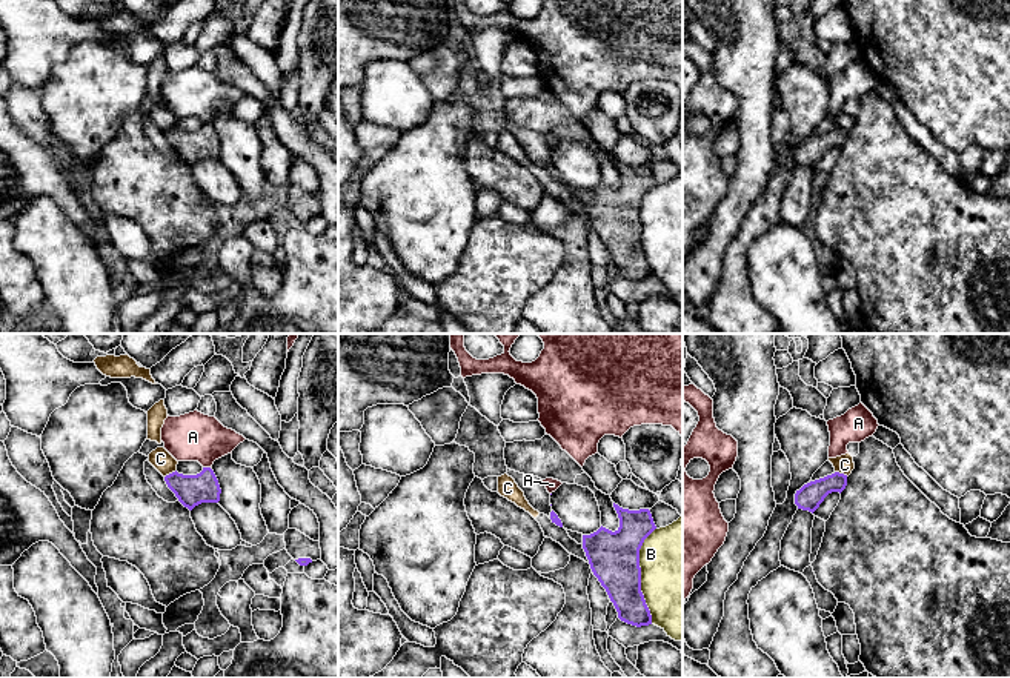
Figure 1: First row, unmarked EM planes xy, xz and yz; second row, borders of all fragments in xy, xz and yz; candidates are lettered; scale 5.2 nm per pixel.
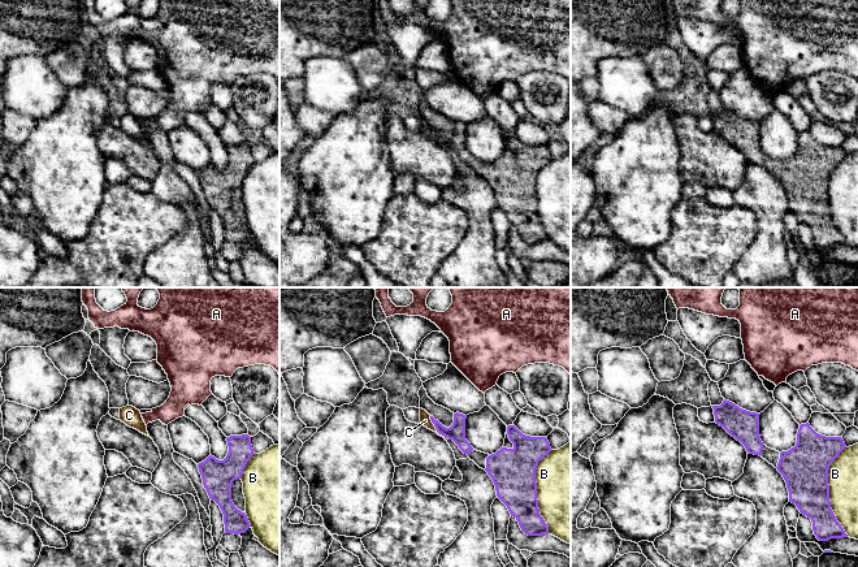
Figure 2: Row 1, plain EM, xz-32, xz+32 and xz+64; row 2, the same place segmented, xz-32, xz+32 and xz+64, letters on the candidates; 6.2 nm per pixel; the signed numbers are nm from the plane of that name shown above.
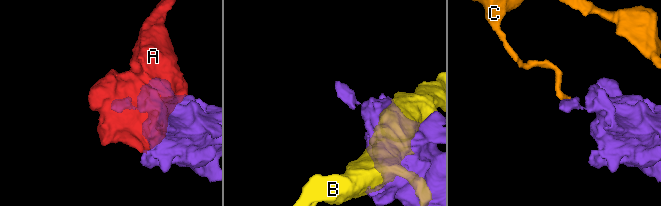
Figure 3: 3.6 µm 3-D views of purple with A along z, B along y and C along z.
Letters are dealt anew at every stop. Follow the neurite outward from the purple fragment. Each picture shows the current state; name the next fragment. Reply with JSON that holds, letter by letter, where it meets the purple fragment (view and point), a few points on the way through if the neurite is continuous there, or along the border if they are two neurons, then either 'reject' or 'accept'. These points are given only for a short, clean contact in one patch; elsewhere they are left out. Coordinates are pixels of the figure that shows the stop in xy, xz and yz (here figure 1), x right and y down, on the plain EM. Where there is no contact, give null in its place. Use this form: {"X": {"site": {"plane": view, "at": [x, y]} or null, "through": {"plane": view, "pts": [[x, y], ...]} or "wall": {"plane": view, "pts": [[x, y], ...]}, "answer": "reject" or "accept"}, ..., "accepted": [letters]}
{"A": {"site": {"plane": "xy", "at": [206, 123]}, "wall": {"plane": "xy", "pts": [[203, 122], [209, 123]]}, "answer": "reject"}, "B": {"site": {"plane": "xz", "at": [640, 231]}, "answer": "reject"}, "C": {"site": {"plane": "yz", "at": [841, 129]}, "wall": {"plane": "yz", "pts": [[835, 126], [847, 131]]}, "answer": "reject"}, "accepted": []}

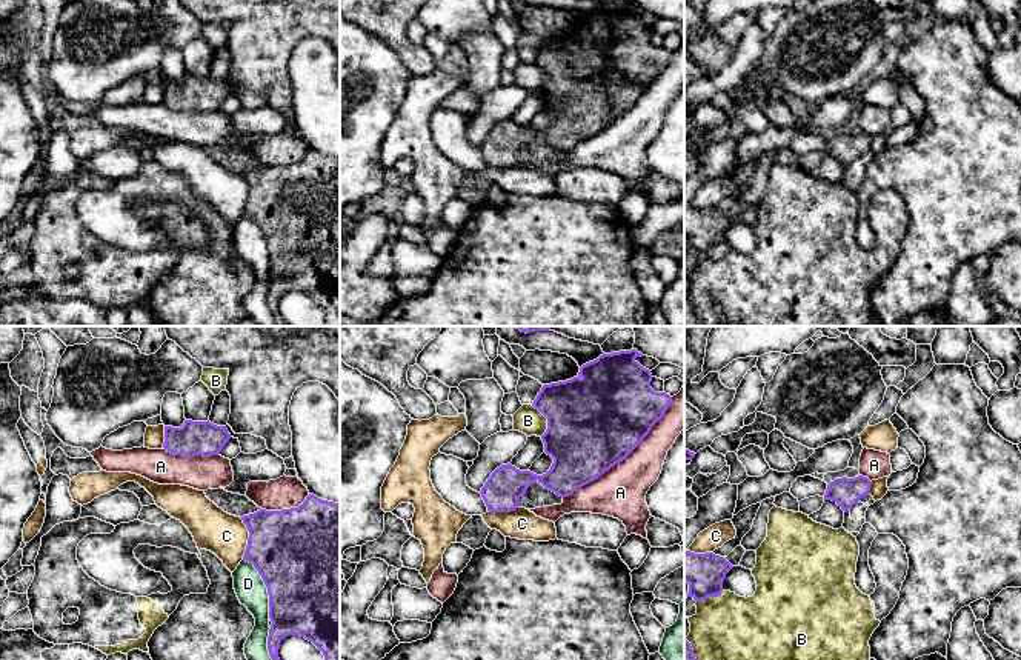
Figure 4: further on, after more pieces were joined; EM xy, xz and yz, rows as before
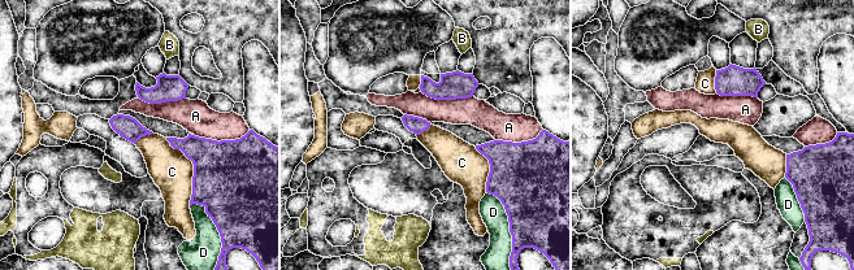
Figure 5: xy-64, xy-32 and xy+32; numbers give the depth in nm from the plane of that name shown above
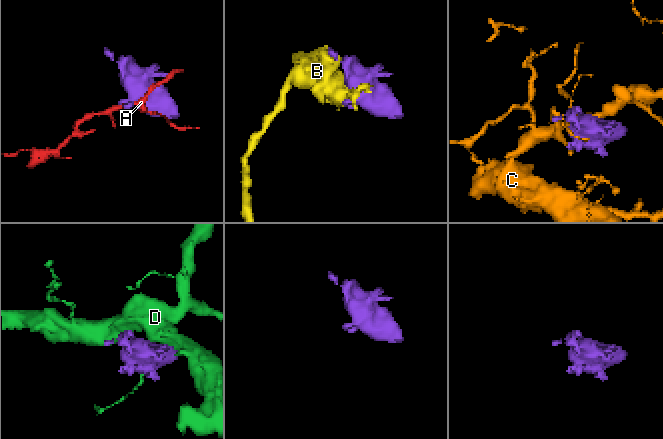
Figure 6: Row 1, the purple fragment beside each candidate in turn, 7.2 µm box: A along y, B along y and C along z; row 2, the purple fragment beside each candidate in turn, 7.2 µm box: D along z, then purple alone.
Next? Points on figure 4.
{"A": {"site": {"plane": "xz", "at": [623, 114]}, "answer": "reject"}, "B": {"site": {"plane": "xz", "at": [548, 76]}, "answer": "reject"}, "C": {"site": {"plane": "xy", "at": [248, 194]}, "answer": "reject"}, "D": {"site": {"plane": "xy", "at": [266, 242]}, "answer": "reject"}, "accepted": []}

